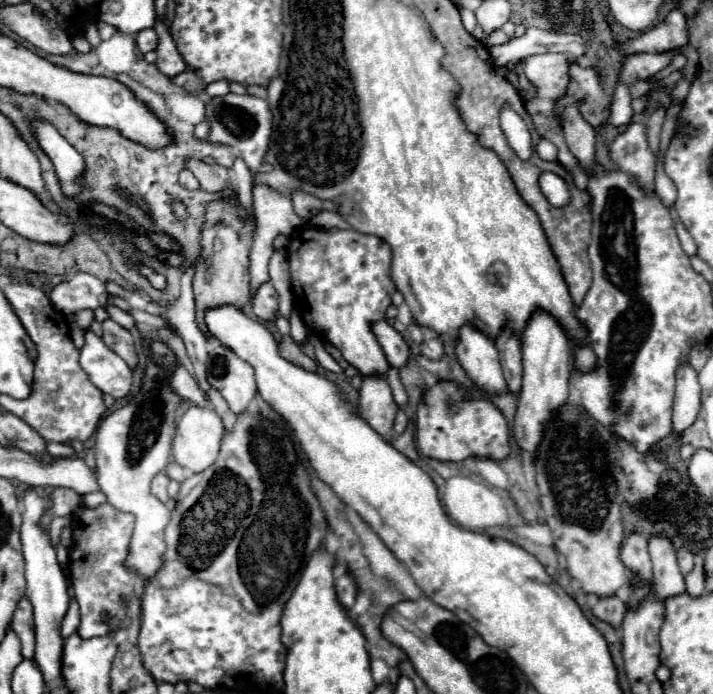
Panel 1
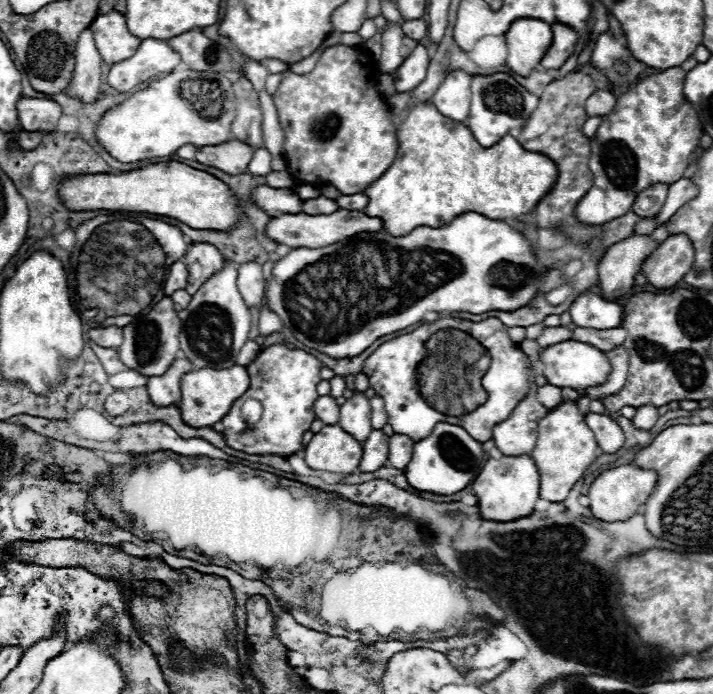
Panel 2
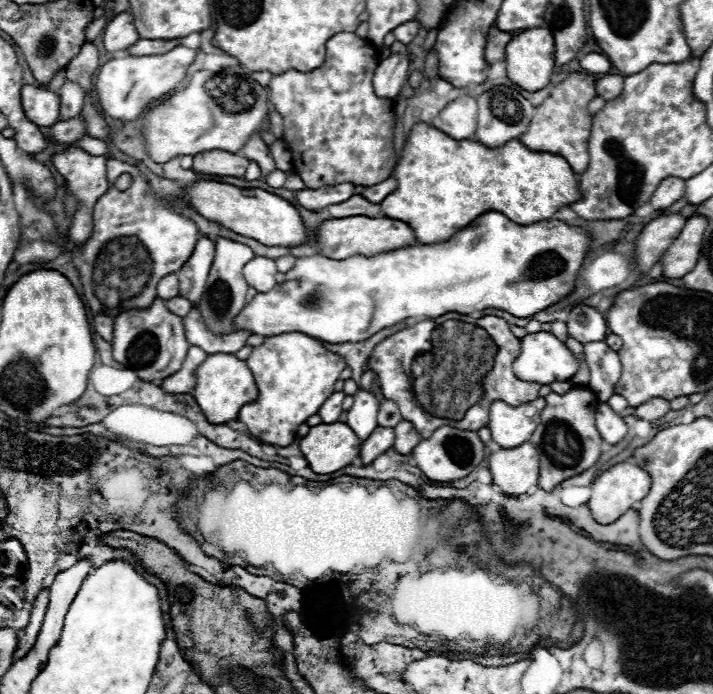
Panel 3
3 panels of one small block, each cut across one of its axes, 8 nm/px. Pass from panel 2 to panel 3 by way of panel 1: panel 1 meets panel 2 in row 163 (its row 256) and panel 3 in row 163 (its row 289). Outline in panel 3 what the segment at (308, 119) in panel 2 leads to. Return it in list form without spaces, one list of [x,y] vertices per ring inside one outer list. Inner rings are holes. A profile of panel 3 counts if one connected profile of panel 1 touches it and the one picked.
[[[340,32],[336,36],[332,36],[328,42],[326,42],[326,62],[312,70],[312,72],[298,72],[298,70],[286,70],[282,74],[274,74],[272,80],[270,80],[270,86],[268,86],[268,94],[270,94],[270,102],[274,104],[274,108],[282,114],[284,118],[284,142],[292,154],[292,172],[298,174],[306,188],[322,188],[322,186],[334,186],[334,184],[342,184],[342,182],[350,182],[350,184],[356,184],[356,186],[374,186],[378,182],[384,182],[386,178],[390,178],[394,166],[396,166],[396,152],[394,152],[394,100],[390,98],[380,98],[374,94],[374,88],[372,88],[372,76],[374,76],[374,70],[378,66],[378,50],[364,38],[358,38],[354,32]]]

